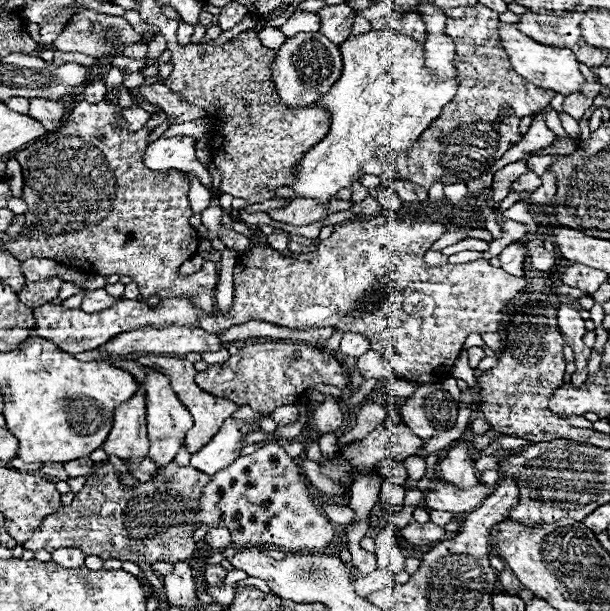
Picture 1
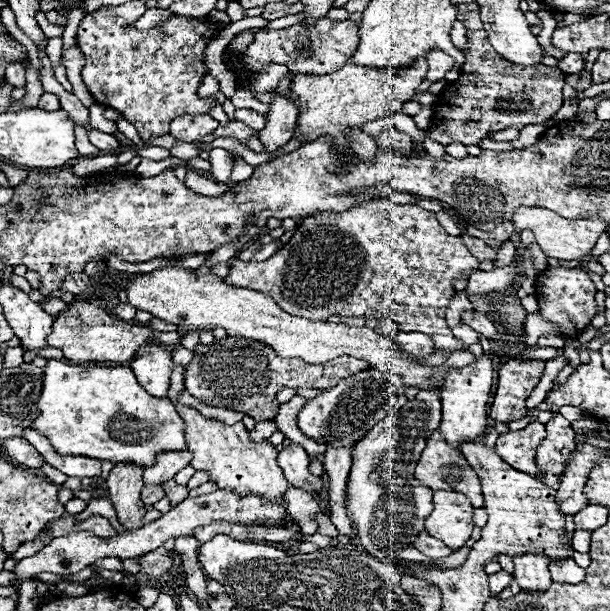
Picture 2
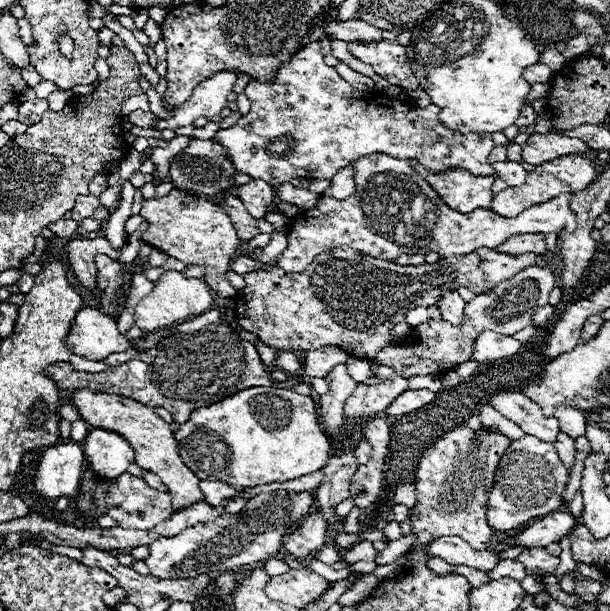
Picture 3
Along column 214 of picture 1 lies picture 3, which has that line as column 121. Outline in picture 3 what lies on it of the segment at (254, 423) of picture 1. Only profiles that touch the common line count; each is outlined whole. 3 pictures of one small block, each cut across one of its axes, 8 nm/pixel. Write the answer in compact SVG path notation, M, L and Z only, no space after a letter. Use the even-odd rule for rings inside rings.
M92 428L88 432L86 442L84 442L84 454L86 454L90 470L102 480L112 480L112 478L120 476L122 472L128 470L128 464L134 462L134 452L132 452L130 444L126 442L126 438L120 436L118 432L110 432L104 428Z

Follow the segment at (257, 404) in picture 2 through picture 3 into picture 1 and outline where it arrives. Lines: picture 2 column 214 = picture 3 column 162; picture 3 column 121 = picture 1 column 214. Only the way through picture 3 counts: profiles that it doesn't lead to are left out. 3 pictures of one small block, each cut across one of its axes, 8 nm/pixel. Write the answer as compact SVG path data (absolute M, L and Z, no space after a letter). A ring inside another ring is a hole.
M284 342L248 344L222 366L214 364L204 372L198 372L196 384L218 398L230 398L234 404L250 406L262 414L270 412L270 408L276 408L278 404L294 404L304 390L316 384L330 384L340 388L344 394L350 394L348 372L334 356L316 346Z

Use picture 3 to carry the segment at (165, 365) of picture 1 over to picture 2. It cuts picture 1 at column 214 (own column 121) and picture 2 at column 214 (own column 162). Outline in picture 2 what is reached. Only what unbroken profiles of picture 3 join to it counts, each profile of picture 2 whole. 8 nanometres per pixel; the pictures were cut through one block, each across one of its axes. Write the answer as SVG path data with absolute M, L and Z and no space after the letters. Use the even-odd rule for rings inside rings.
M178 406L176 410L186 422L186 442L188 450L194 454L190 466L196 470L204 470L210 474L210 482L214 482L220 490L230 490L238 496L260 496L266 502L278 502L284 498L288 484L284 480L282 468L278 466L278 450L270 442L254 444L248 440L248 430L242 422L238 424L222 424L218 420L204 418L198 410L188 406Z

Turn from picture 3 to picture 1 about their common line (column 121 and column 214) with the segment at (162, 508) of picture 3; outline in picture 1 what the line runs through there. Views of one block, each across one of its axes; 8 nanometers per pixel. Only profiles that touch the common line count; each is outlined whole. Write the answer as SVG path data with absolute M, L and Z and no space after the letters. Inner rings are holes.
M276 442L266 444L250 456L240 456L230 468L214 474L202 490L200 512L194 522L230 528L232 542L238 546L272 544L290 550L314 550L338 540L332 522L316 508L308 480Z

